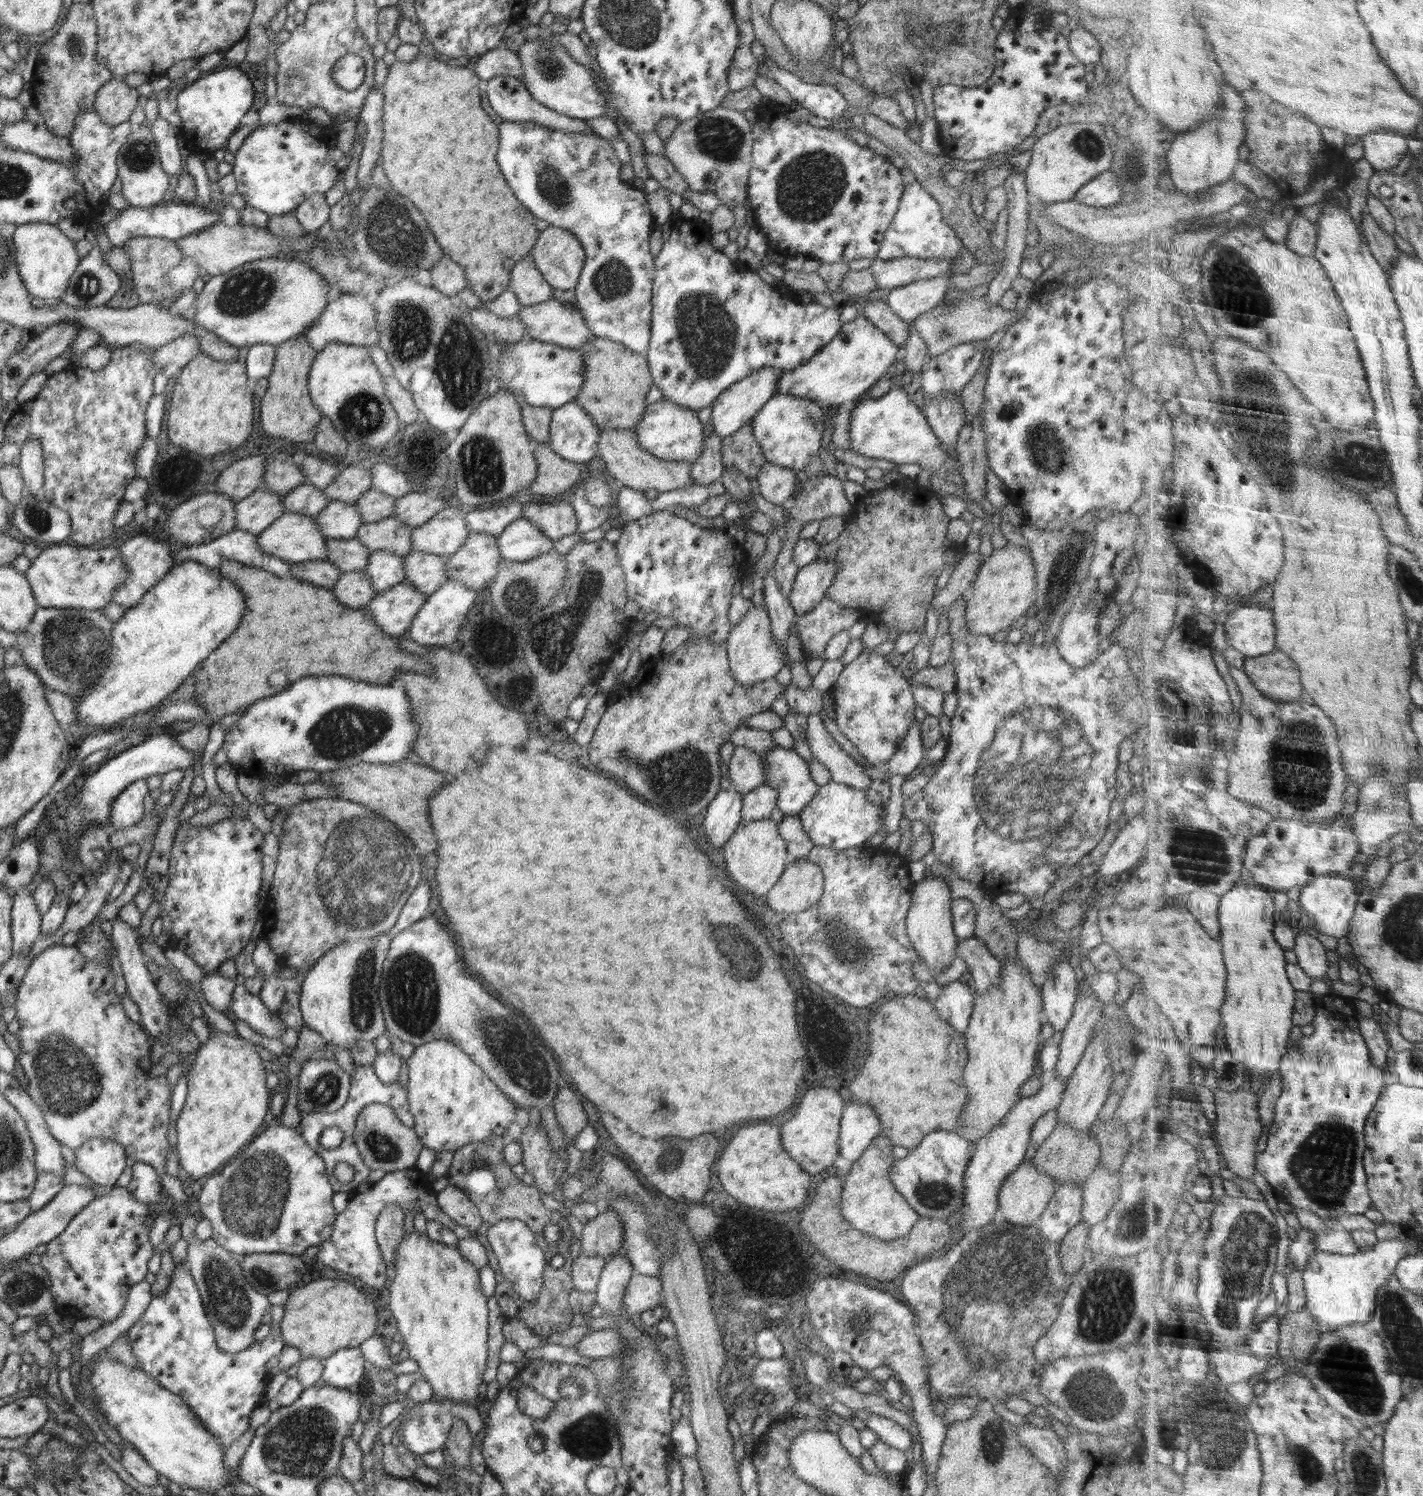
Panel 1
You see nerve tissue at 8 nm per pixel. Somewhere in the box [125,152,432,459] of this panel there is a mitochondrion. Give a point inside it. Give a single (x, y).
(391, 234)

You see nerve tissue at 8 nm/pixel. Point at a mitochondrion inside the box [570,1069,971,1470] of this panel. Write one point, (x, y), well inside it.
(624, 1380)

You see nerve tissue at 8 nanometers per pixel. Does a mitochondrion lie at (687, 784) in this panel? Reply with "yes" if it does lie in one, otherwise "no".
yes

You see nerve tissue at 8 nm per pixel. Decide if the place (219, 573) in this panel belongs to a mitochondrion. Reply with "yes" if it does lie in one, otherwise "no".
no

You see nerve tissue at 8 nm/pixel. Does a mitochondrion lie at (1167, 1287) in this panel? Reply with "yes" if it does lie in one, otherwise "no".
no

